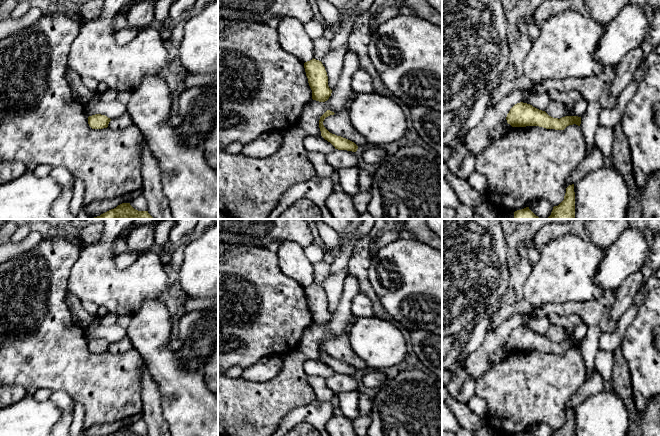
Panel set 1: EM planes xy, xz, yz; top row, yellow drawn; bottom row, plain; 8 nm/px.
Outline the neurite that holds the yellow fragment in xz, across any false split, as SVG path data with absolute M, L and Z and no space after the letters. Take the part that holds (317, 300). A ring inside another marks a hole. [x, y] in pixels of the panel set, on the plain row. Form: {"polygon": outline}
{"polygon": "M313 282L304 287L304 292L312 314L312 323L319 326L327 325L332 314L328 310L328 300L322 286Z"}

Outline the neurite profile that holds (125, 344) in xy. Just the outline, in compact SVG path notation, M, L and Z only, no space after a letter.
M124 338L114 344L111 344L108 348L108 352L112 354L122 354L133 348L133 345L129 338Z

